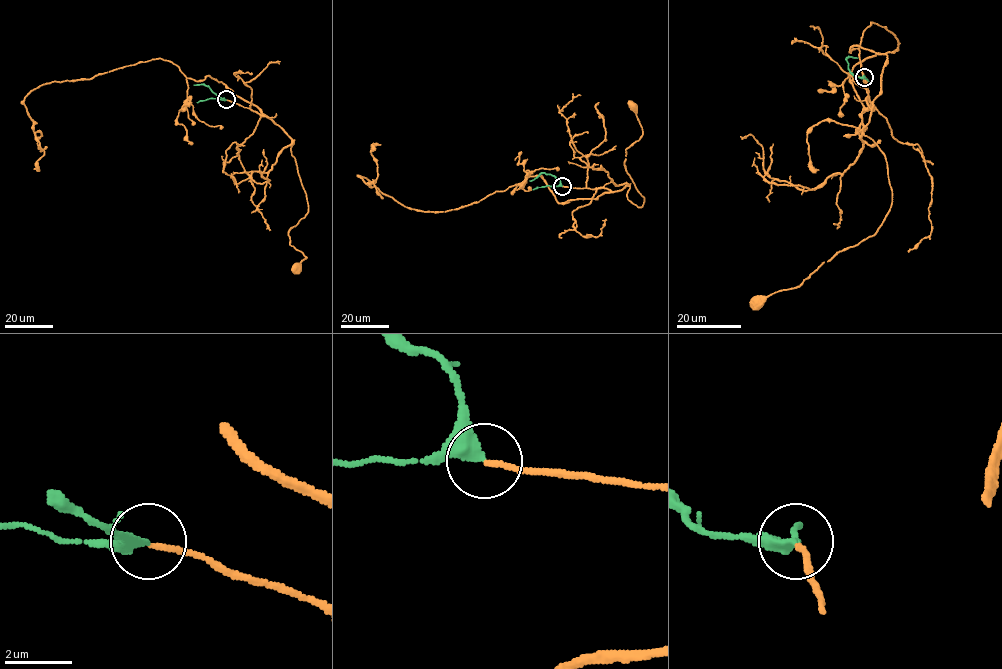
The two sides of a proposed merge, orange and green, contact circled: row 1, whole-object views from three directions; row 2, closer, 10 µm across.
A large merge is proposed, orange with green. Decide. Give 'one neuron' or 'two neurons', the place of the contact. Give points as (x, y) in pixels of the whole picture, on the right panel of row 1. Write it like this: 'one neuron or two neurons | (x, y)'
one neuron | (864, 77)

